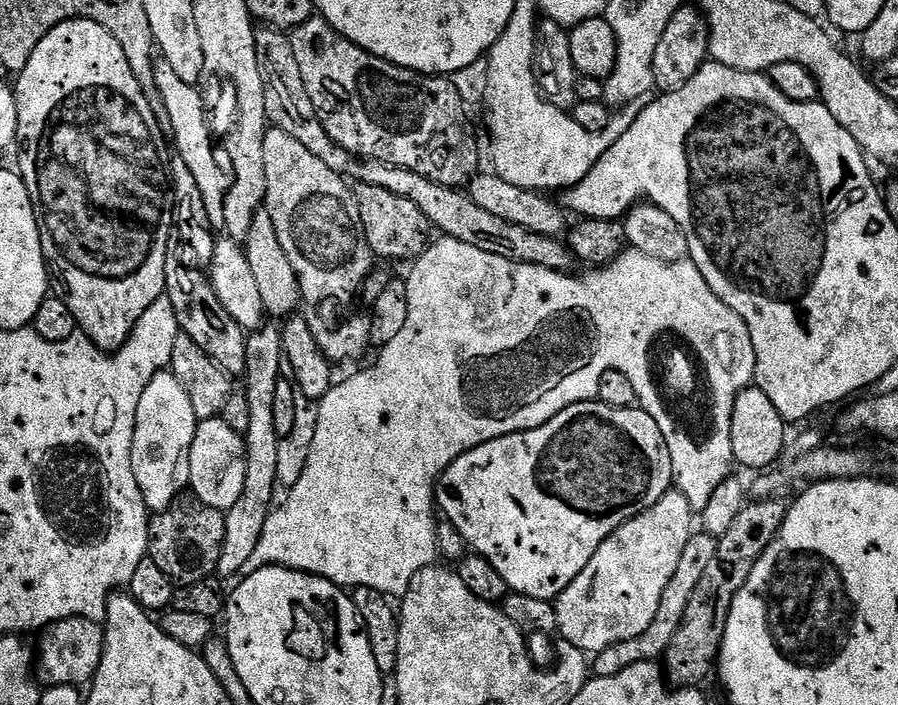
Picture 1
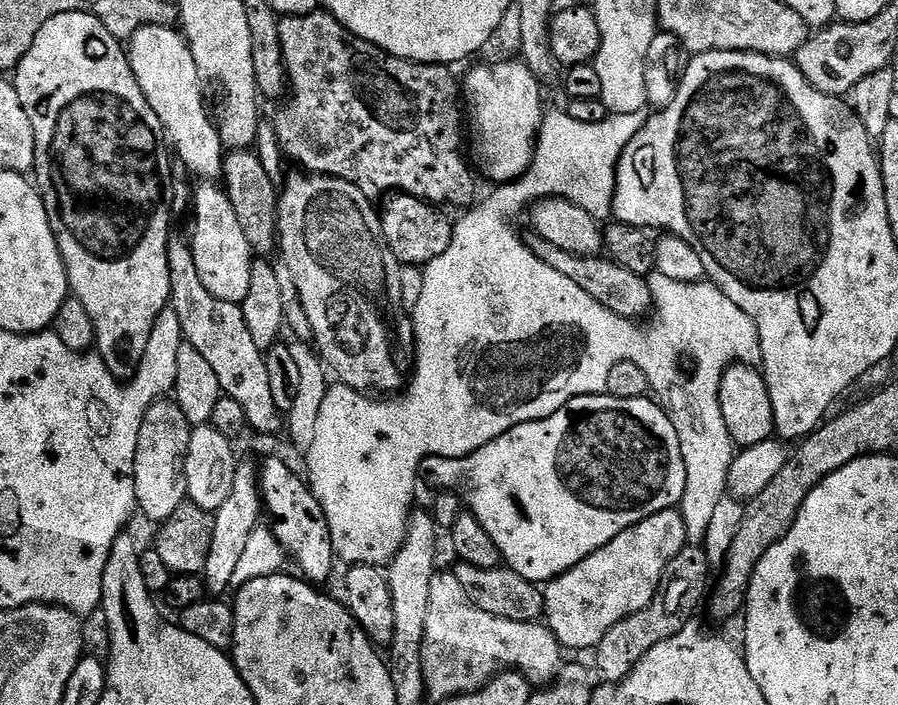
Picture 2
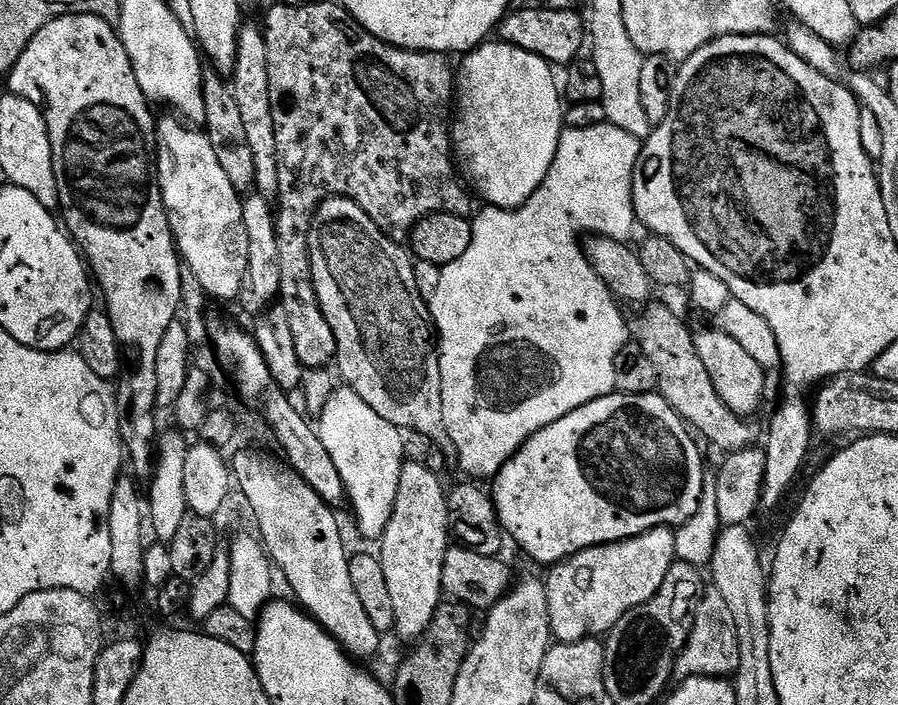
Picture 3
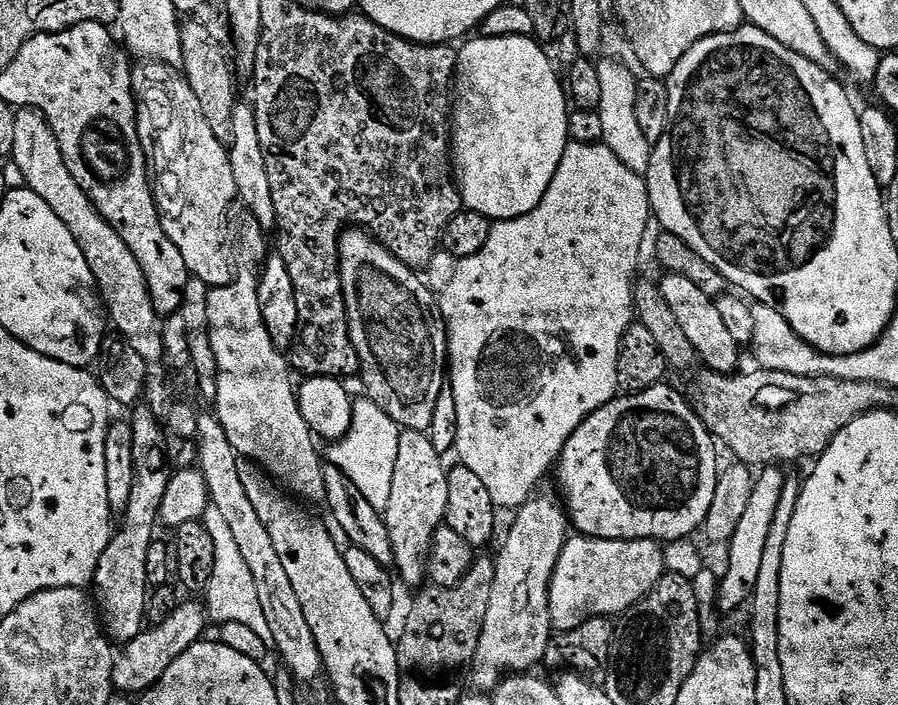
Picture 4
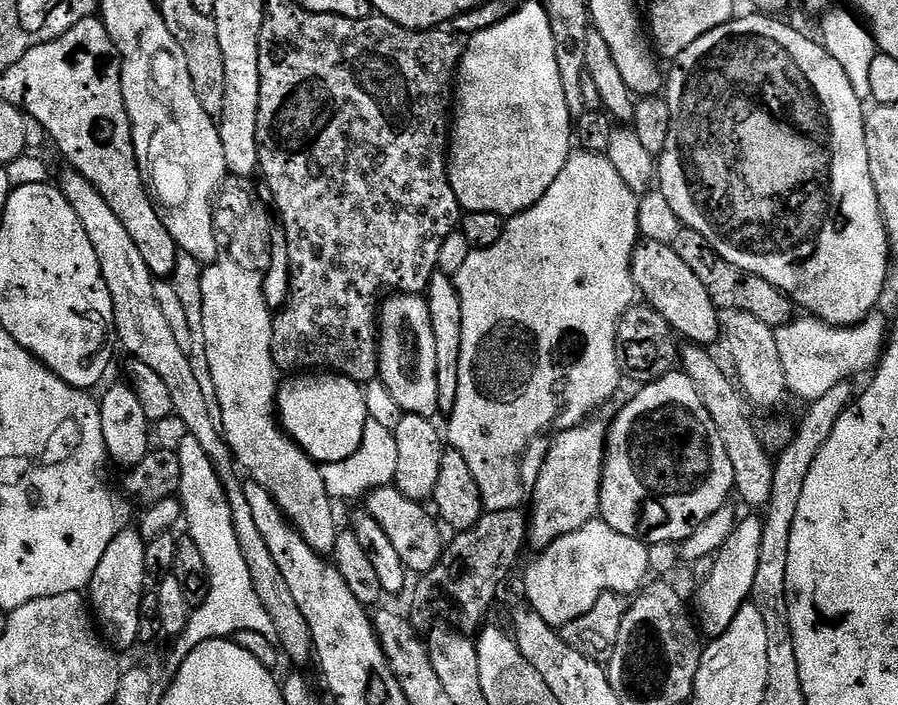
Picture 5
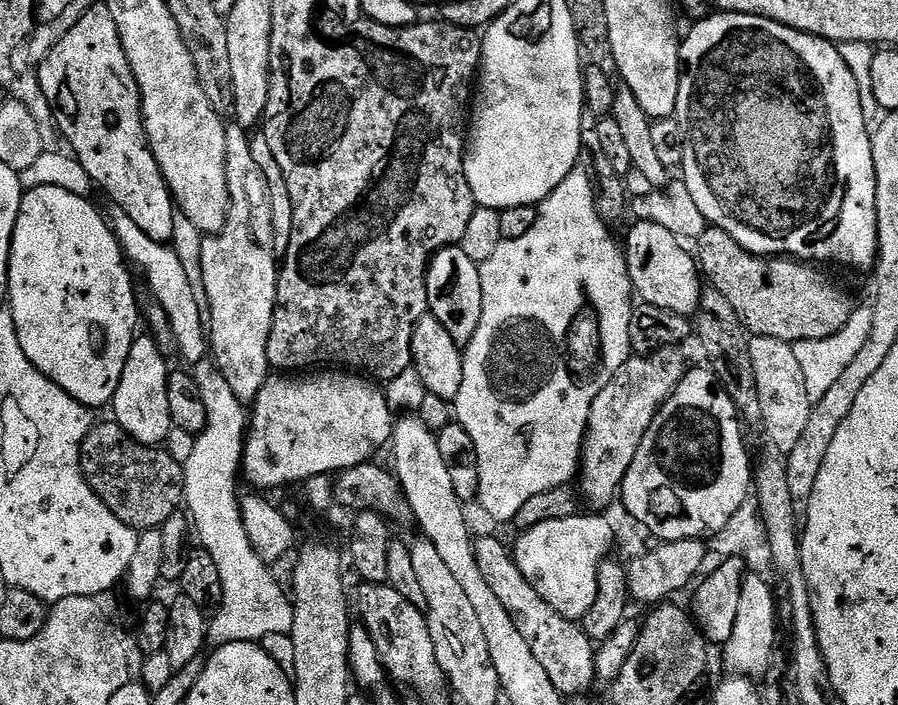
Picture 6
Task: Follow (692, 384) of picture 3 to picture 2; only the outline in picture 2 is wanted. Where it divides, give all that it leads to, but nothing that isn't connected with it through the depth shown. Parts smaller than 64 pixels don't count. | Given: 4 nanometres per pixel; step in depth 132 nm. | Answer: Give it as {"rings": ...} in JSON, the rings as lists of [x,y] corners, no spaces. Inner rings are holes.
{"rings":[[[535,234],[529,235],[526,243],[534,255],[542,258],[542,262],[546,262],[546,266],[558,270],[558,274],[566,274],[566,278],[570,278],[570,282],[574,282],[580,289],[586,290],[586,294],[590,294],[590,298],[594,298],[602,306],[606,306],[606,310],[633,322],[639,321],[641,319],[639,316],[644,316],[647,312],[649,315],[653,311],[652,295],[647,279],[631,273],[630,270],[616,264],[611,258],[605,258],[603,255],[566,254],[566,250],[558,250],[558,246],[550,246],[550,242],[546,242],[541,236]]]}

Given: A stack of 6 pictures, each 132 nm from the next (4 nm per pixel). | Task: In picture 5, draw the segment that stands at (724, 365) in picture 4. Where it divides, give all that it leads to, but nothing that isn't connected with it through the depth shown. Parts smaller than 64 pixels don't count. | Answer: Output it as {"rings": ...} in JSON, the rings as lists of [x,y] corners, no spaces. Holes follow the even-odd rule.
{"rings":[[[650,241],[637,245],[632,256],[632,277],[639,295],[644,296],[643,299],[662,314],[682,338],[684,336],[687,341],[705,348],[719,341],[722,334],[719,309],[698,276],[678,257],[671,245]]]}

